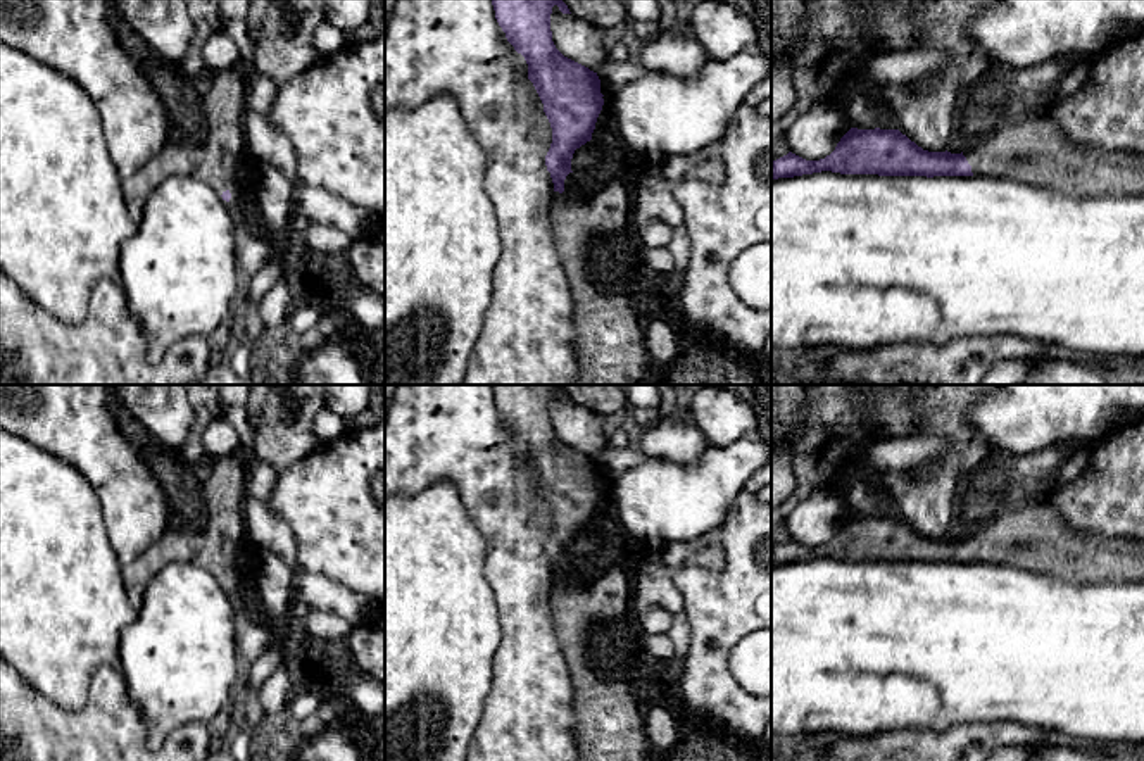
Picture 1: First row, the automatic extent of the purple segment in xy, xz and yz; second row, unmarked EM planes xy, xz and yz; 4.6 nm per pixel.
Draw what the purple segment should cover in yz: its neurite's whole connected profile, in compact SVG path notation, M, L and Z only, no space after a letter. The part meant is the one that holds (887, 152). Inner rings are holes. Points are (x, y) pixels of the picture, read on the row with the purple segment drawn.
M1042 114L1013 124L975 148L961 154L928 152L899 129L851 128L835 150L820 160L806 160L792 152L771 162L771 179L832 171L840 174L878 176L994 176L1049 188L1072 197L1128 197L1144 195L1144 154L1103 150L1096 145L1077 145Z

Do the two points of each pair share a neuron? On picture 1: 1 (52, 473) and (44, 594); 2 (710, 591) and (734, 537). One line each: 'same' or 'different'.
1: same
2: same

